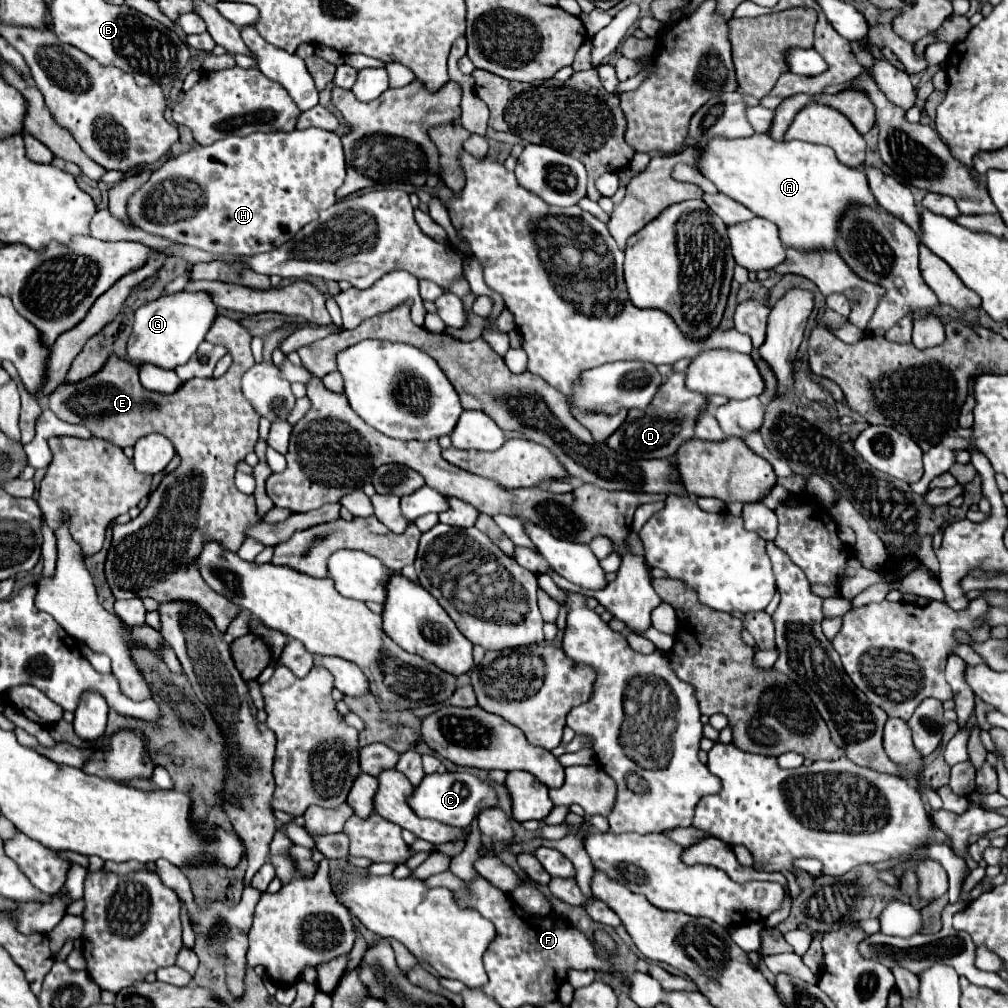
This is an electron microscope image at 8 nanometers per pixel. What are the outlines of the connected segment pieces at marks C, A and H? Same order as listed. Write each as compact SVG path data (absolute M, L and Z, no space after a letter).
M433 773L425 775L421 785L415 787L409 805L419 817L437 819L447 825L467 827L483 809L497 807L497 793L491 783L481 781L477 775L471 773L443 773L443 775Z
M753 135L749 139L713 137L705 145L701 145L693 137L687 137L685 143L689 147L695 147L695 151L699 153L699 171L709 181L713 181L721 193L743 203L757 217L773 221L779 227L779 237L783 245L795 247L799 251L813 251L821 247L835 249L833 241L837 235L841 211L845 211L845 207L851 203L877 205L865 173L839 163L835 153L823 145L813 145L805 141L775 141L769 135Z
M293 129L289 133L285 131L269 131L269 133L251 133L247 137L237 137L237 135L229 135L227 139L219 139L209 147L201 147L195 145L185 153L179 153L177 157L167 159L159 169L155 169L151 173L151 177L143 183L143 187L139 187L139 191L135 191L135 195L129 197L127 201L127 217L129 223L133 223L135 227L143 229L145 233L151 235L159 235L165 237L173 243L181 243L181 245L191 245L203 251L211 251L211 253L233 253L233 255L257 255L257 253L267 253L273 251L275 247L281 247L281 243L287 243L287 239L293 239L297 235L299 229L303 229L307 223L319 219L319 211L329 209L337 197L335 191L343 185L345 179L345 157L343 157L343 147L341 147L341 139L335 133L323 131L323 129Z

